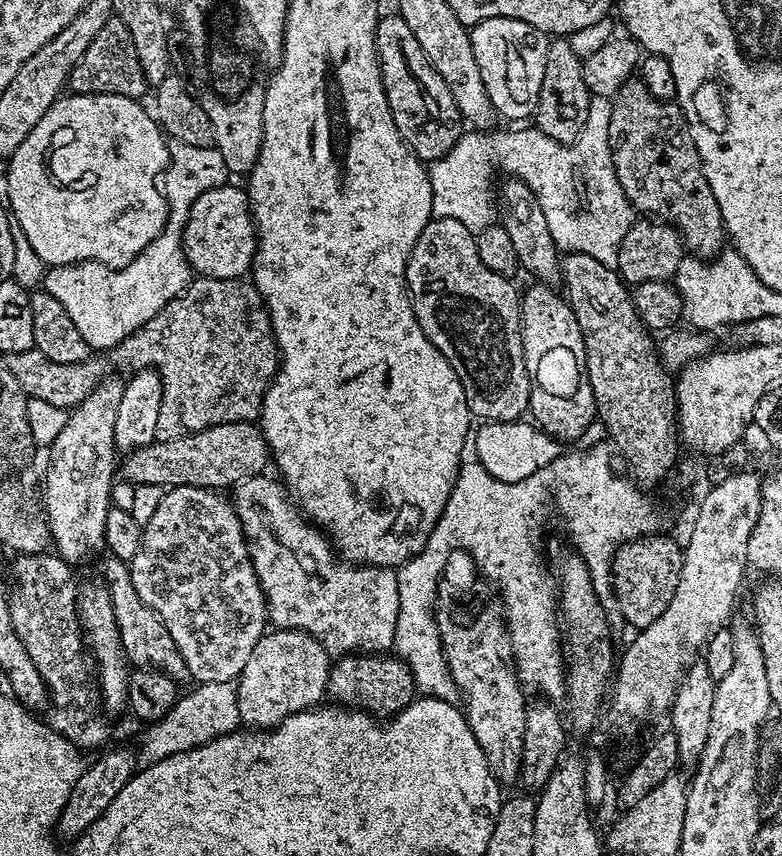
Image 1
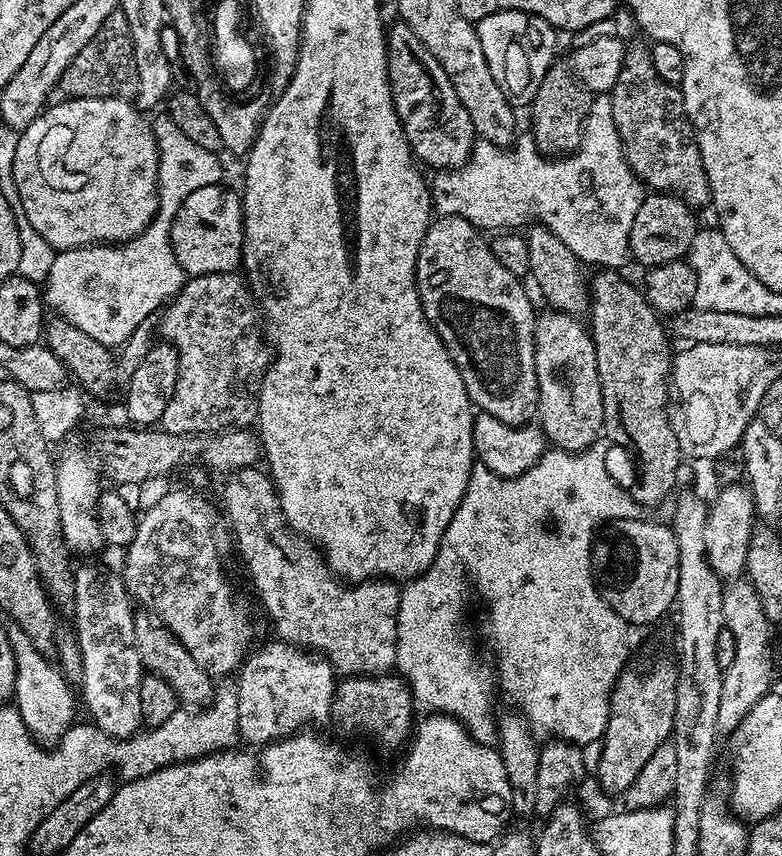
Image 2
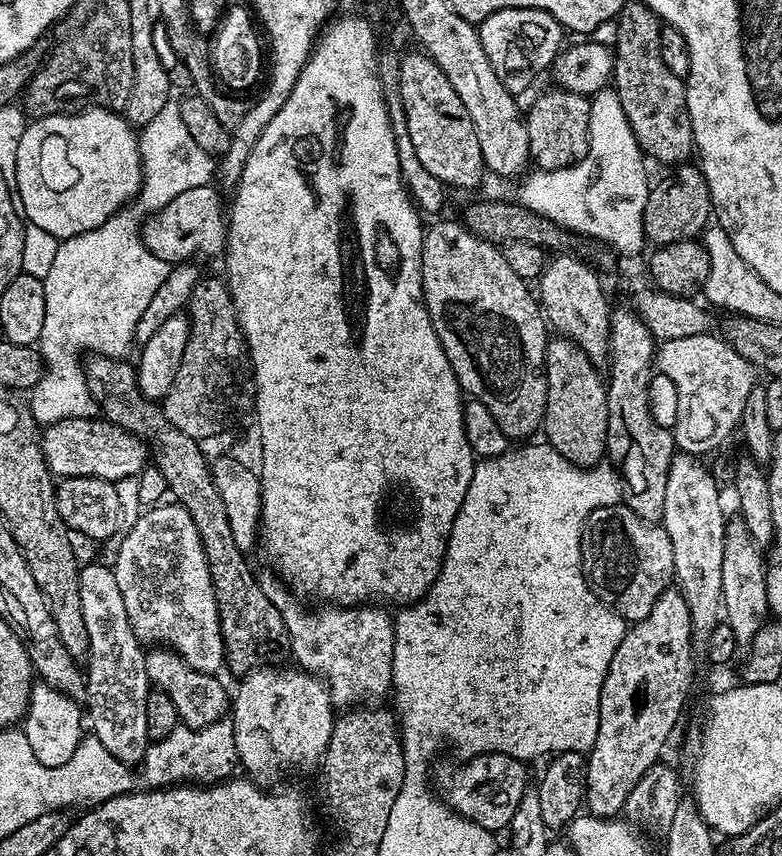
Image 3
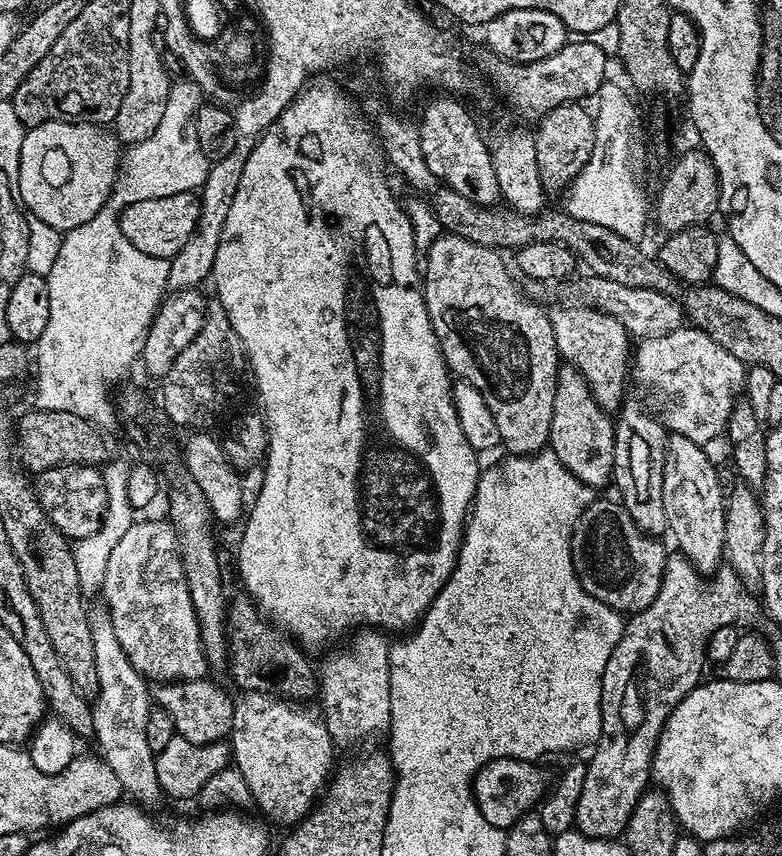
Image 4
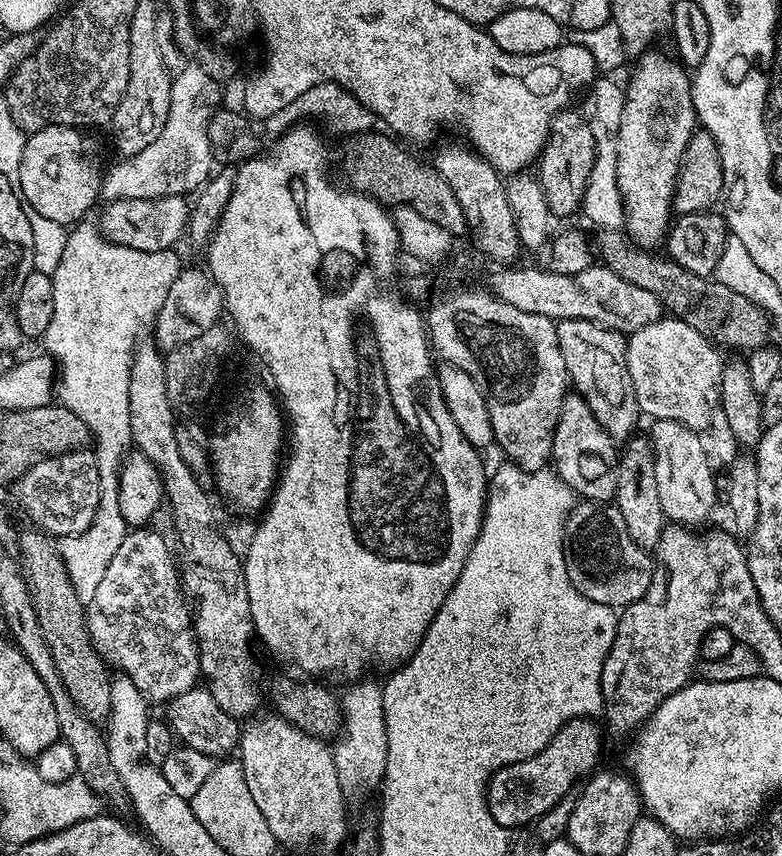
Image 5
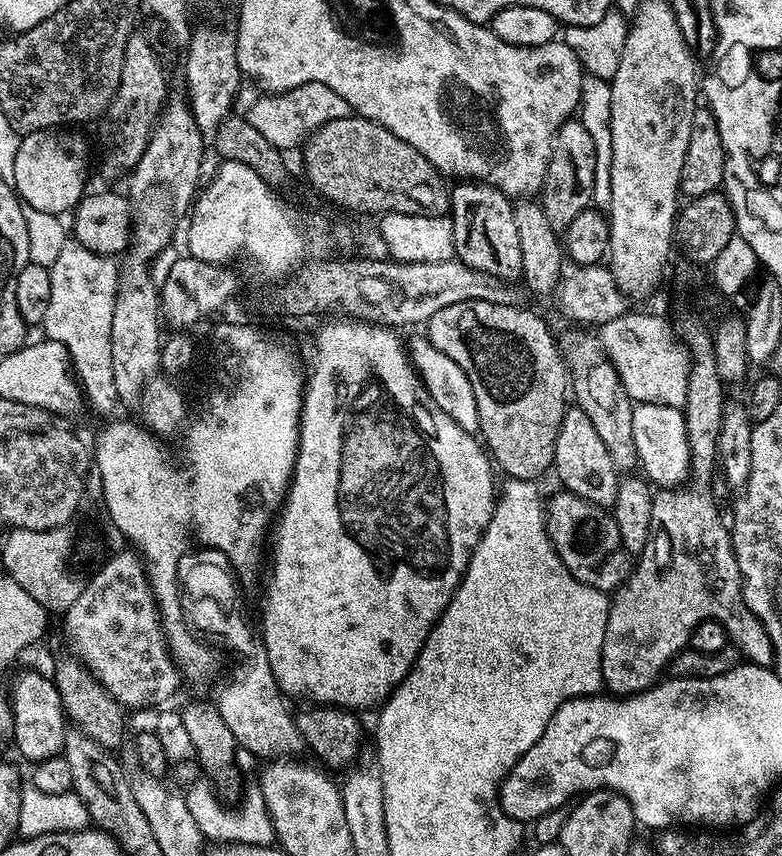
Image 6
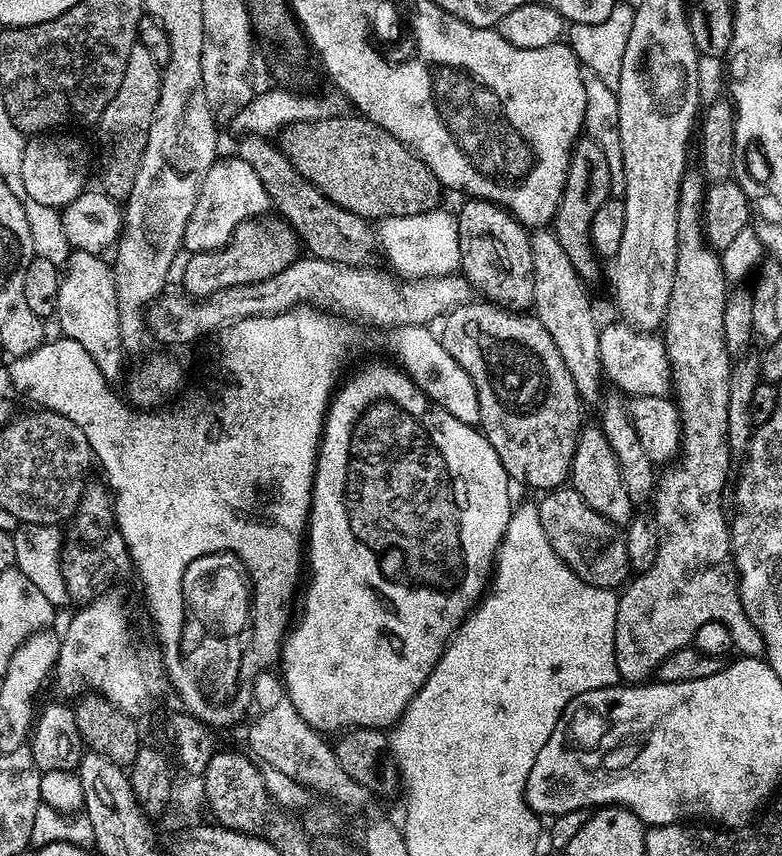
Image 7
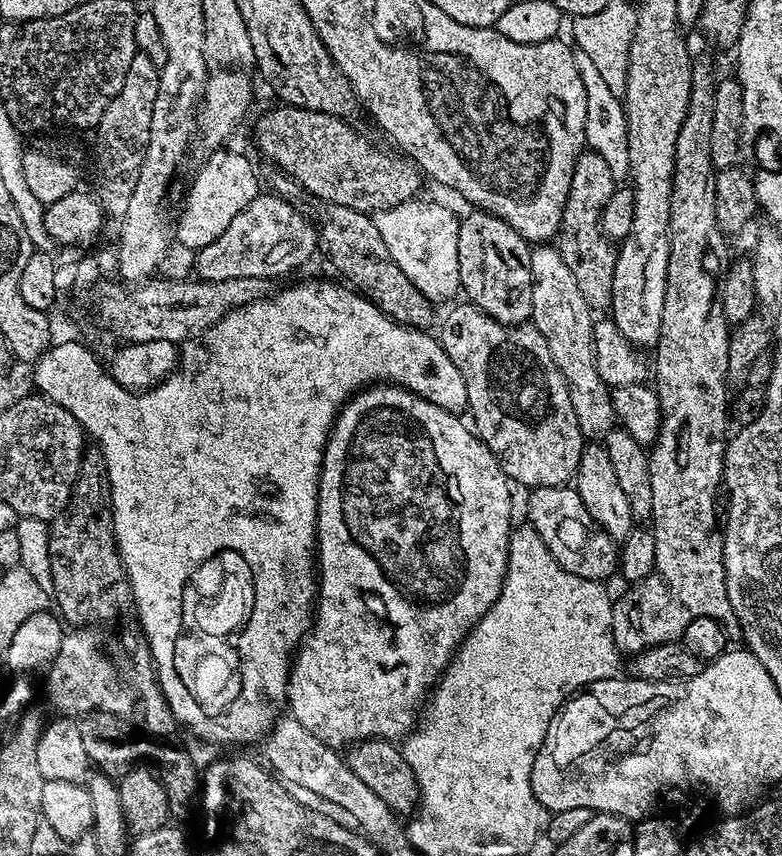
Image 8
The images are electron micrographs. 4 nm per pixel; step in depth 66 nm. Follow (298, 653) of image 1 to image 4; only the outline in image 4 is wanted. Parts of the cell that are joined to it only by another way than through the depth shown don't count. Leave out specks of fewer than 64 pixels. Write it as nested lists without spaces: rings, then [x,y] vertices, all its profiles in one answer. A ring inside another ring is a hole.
[[[247,692],[241,697],[233,705],[232,731],[228,735],[233,765],[243,776],[255,806],[257,804],[264,813],[280,823],[294,826],[312,811],[331,779],[335,765],[335,741],[323,719],[315,717],[299,701],[286,700],[267,692]]]

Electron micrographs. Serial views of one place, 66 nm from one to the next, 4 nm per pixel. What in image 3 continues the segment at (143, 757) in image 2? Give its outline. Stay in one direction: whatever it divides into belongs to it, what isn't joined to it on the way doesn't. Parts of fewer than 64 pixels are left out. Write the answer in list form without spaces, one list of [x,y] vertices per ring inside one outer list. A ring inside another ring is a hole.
[[[231,719],[214,722],[208,728],[177,726],[166,738],[149,743],[144,752],[142,769],[149,789],[170,788],[182,784],[206,786],[211,782],[223,782],[238,768],[234,742],[234,726]]]

